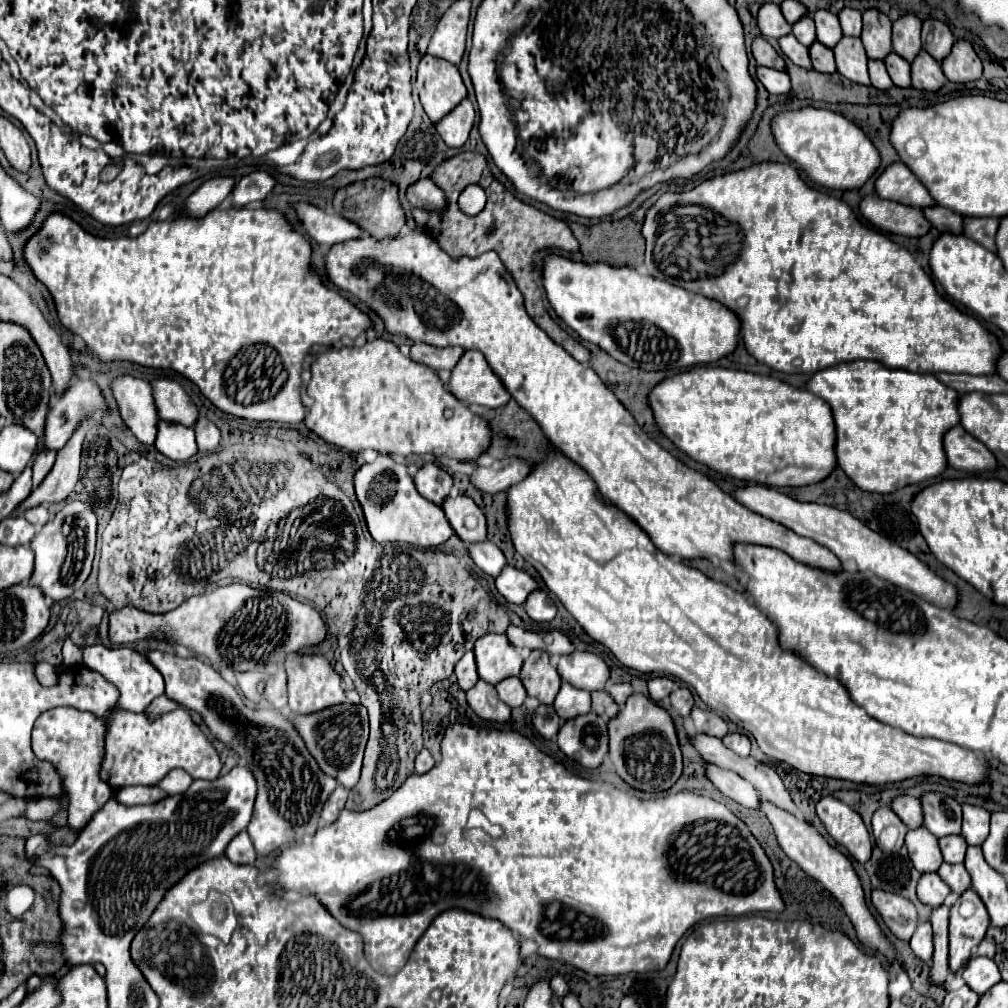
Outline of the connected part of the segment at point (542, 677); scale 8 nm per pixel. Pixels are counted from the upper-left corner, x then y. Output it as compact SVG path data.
M532 651L520 671L520 681L530 697L536 697L544 705L552 705L560 689L560 675L550 663L550 655L544 651Z

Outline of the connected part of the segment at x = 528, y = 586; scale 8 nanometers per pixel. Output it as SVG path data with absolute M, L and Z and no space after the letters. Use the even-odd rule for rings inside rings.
M506 565L504 571L500 571L500 575L496 577L496 589L498 593L510 601L510 603L518 603L524 605L528 593L532 593L532 589L536 589L538 583L524 571Z

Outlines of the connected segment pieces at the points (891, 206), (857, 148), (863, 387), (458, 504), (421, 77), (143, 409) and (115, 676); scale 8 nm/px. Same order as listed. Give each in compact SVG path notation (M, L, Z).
M878 195L864 197L860 203L860 211L878 229L904 237L922 237L932 227L922 209L900 205L896 201L886 201Z
M804 107L798 111L784 111L774 117L772 131L782 153L822 187L840 191L860 189L880 167L880 153L864 131L846 117L828 109Z
M852 361L818 371L806 385L808 391L830 403L836 421L836 455L838 465L864 491L894 493L906 485L918 485L942 475L948 467L944 451L944 435L960 423L960 393L942 385L934 375L910 373L904 369L888 369L876 361Z
M446 497L442 509L464 543L478 543L486 539L486 517L470 497Z
M432 55L420 59L416 87L432 123L438 123L466 97L466 87L456 65Z
M120 375L112 381L112 397L126 427L138 437L138 441L152 445L156 439L158 415L150 383L132 375Z
M102 643L96 645L88 645L82 651L83 662L85 665L94 665L94 670L104 677L108 677L108 681L118 687L120 691L120 699L118 705L122 709L128 711L136 711L140 713L142 709L146 709L158 695L164 693L164 679L160 675L160 671L148 661L148 657L144 653L138 653L136 649L130 647L118 647L118 649L110 649Z

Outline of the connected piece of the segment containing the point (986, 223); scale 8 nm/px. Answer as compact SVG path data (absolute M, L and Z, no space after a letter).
M966 217L964 219L964 235L974 239L976 243L984 245L992 253L996 253L996 231L1000 227L1000 221L984 219L984 217Z

